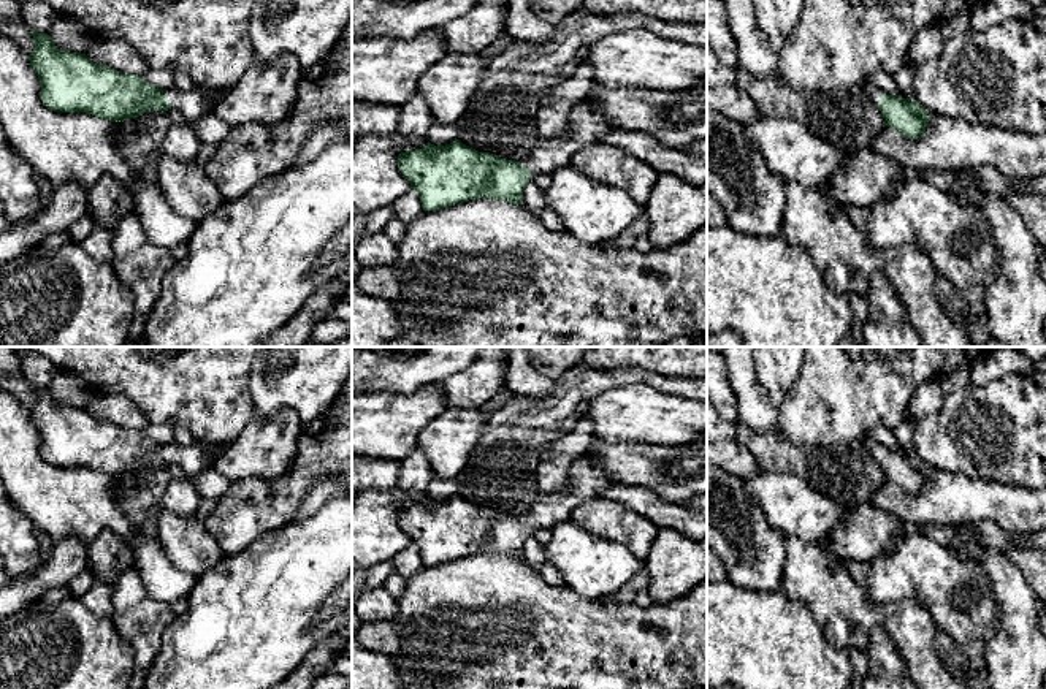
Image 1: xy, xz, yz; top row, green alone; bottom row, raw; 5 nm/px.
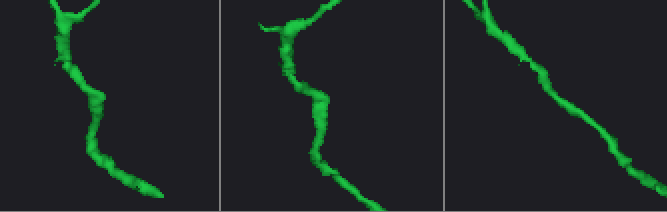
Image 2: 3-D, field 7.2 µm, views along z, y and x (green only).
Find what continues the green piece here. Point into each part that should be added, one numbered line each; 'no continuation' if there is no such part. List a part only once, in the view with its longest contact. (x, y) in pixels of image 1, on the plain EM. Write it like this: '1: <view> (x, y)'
1: xz (585, 482)

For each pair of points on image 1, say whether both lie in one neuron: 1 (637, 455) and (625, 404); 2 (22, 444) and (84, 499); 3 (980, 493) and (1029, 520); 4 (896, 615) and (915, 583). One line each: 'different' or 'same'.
1: different
2: same
3: same
4: different

